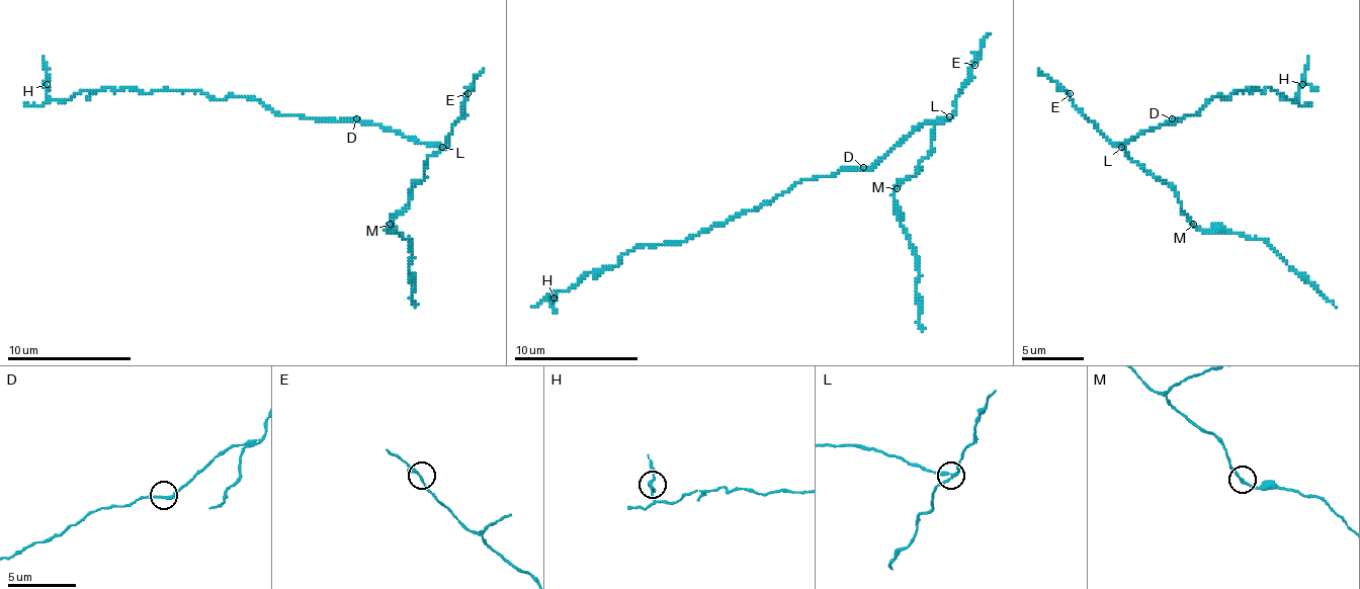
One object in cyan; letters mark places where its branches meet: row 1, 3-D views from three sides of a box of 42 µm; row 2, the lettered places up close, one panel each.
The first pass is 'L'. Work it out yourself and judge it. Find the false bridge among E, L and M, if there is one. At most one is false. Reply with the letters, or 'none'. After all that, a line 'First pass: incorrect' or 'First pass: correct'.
L
First pass: correct

